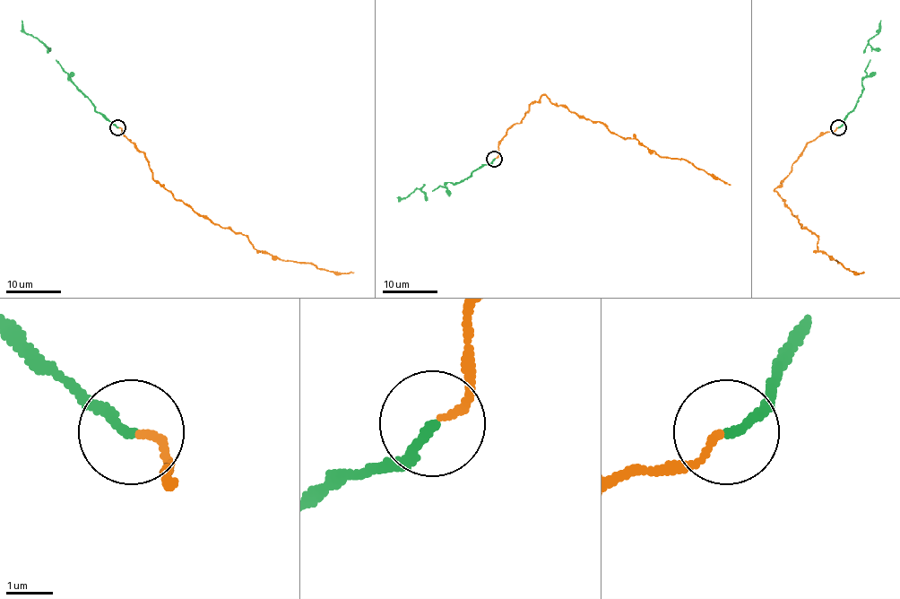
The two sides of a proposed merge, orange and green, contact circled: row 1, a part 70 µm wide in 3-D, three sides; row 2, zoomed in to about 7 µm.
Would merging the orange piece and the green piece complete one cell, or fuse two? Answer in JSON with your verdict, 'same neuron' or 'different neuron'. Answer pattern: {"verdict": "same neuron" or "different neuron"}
{"verdict": "same neuron"}

